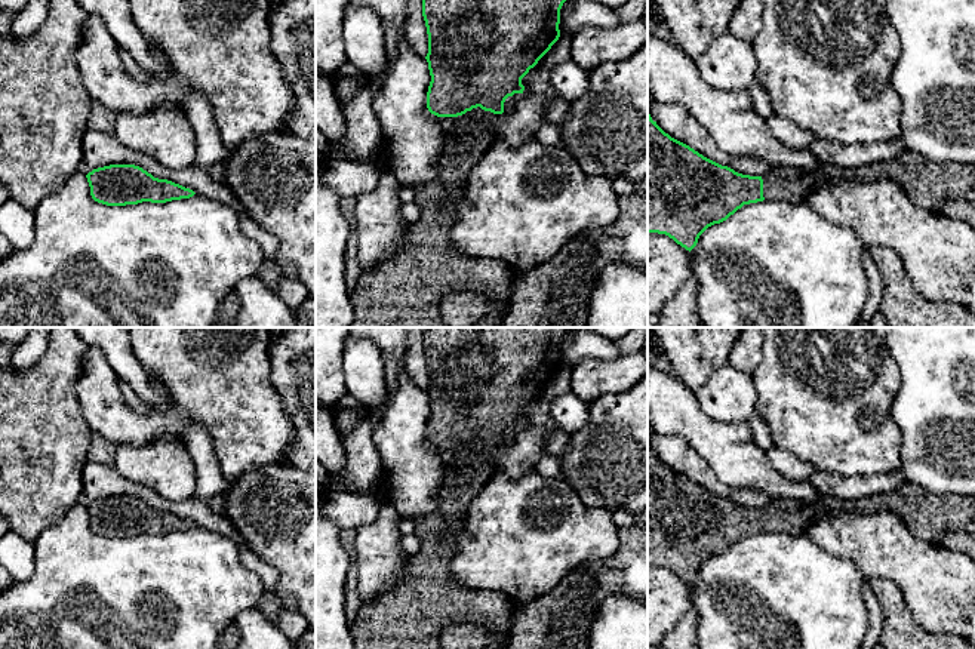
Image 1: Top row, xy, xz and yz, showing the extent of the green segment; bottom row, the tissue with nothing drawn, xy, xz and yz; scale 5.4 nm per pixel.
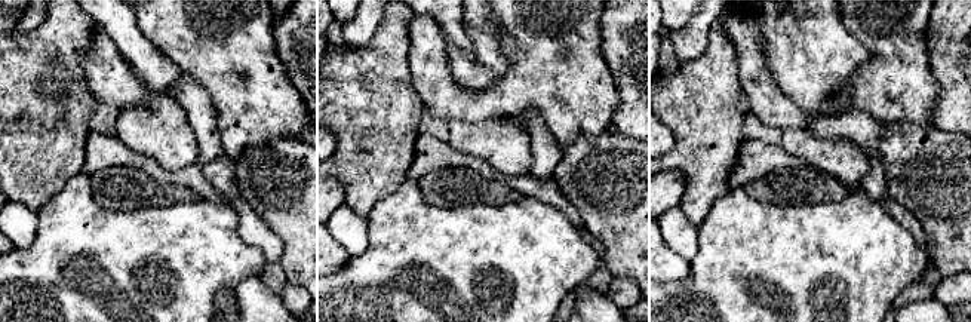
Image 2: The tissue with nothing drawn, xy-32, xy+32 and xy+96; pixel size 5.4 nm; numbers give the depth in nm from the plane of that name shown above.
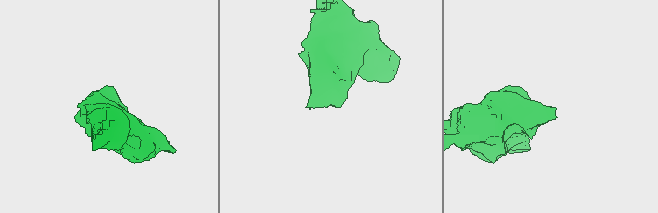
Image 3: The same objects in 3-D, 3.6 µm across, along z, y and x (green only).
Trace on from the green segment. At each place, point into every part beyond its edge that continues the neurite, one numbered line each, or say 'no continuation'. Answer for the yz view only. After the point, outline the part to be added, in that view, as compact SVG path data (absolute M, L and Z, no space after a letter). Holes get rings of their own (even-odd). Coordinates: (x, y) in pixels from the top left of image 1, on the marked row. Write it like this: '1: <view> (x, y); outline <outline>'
1: yz (780, 182); outline M771 166L762 179L765 200L787 203L803 203L816 185L812 173L787 166Z

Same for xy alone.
no continuation

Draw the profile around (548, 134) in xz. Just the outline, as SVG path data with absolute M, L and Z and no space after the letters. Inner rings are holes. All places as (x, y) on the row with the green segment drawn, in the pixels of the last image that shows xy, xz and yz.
M545 122L535 133L535 139L548 147L566 148L560 126Z

